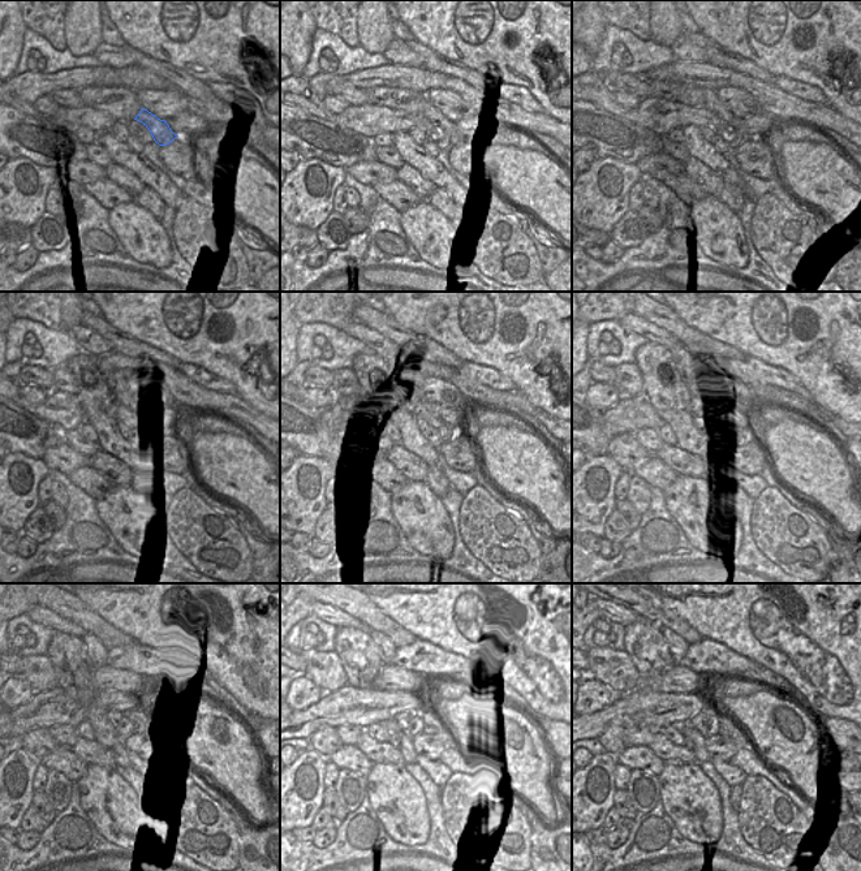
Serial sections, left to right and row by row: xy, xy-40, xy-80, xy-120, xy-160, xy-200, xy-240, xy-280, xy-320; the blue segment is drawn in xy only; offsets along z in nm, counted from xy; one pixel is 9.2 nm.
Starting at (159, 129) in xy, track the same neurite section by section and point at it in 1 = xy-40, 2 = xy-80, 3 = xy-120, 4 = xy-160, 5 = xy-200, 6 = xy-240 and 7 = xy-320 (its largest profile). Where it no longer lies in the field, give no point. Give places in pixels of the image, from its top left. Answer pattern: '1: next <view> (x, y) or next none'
1: next xy-40 (433, 113)
2: next xy-80 (711, 102)
3: next xy-120 (121, 382)
4: next xy-160 (412, 382)
5: next xy-200 (685, 362)
6: next xy-240 (98, 654)
7: next xy-320 (677, 647)

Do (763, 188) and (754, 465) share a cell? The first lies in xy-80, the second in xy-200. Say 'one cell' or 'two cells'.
two cells

